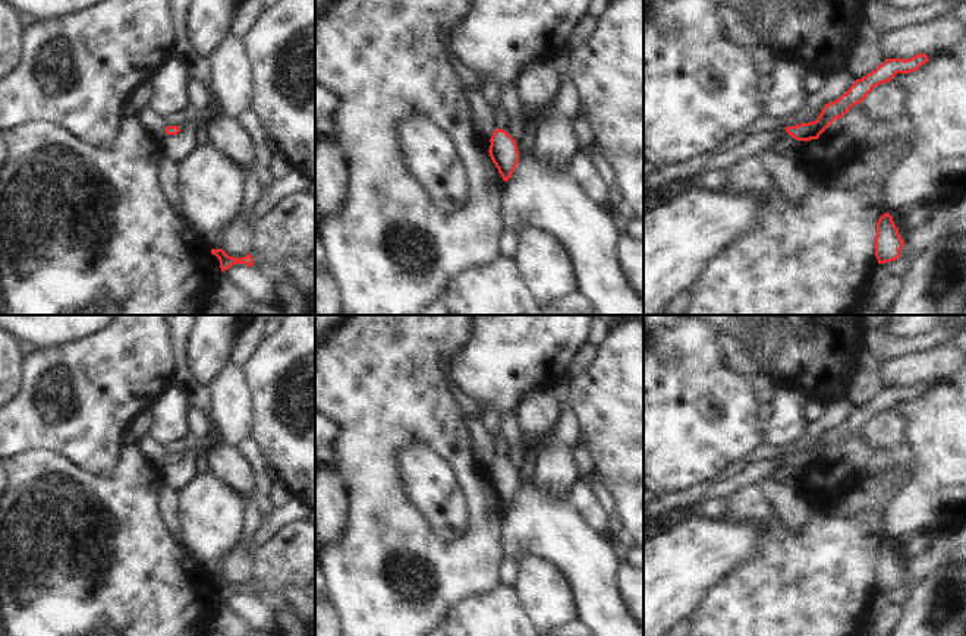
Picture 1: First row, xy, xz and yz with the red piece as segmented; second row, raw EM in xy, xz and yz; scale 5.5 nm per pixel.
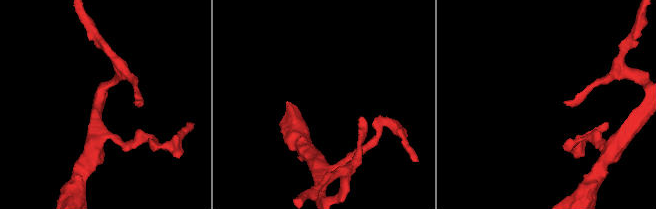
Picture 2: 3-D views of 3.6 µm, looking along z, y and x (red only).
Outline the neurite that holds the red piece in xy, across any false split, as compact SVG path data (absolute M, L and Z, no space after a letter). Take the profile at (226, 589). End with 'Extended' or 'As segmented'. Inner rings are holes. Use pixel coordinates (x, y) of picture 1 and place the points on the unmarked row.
M211 577L211 582L218 586L220 596L223 601L235 592L245 592L248 595L254 594L254 588L251 585L251 582L248 582L246 585L242 585L242 586L229 585L223 577Z. As segmented.

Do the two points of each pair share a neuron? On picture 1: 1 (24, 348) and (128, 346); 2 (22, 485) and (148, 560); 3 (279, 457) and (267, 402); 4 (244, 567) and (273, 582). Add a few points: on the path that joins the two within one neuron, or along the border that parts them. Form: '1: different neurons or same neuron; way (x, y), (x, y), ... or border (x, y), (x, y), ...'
1: different neurons; border (35, 349), (24, 358)
2: same neuron; way (57, 497), (101, 501), (110, 509), (113, 525)
3: same neuron; way (279, 444), (279, 424), (270, 415)
4: different neurons; border (267, 540), (254, 551), (252, 572), (248, 581)

